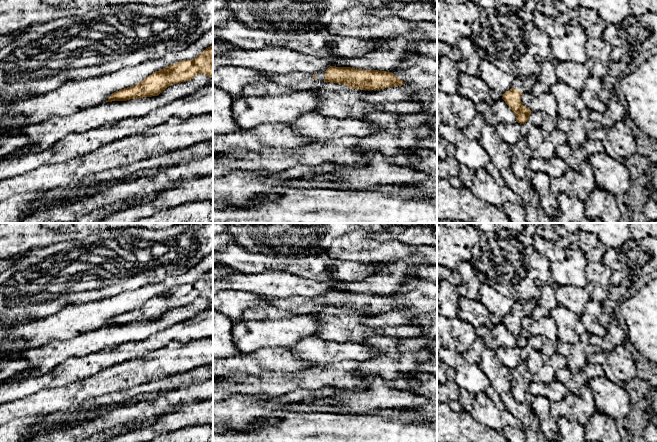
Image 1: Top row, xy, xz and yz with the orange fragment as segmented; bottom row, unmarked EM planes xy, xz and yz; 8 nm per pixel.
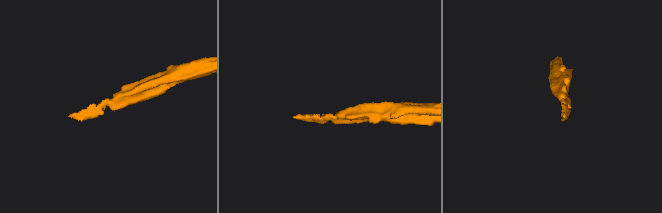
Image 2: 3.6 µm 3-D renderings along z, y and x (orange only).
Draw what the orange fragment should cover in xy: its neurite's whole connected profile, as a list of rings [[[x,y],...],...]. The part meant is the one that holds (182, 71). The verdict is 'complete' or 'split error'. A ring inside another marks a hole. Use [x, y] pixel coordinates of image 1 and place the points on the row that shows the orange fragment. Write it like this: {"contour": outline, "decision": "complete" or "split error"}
{"contour": [[[213,45],[206,48],[195,59],[171,64],[131,87],[112,93],[106,102],[157,96],[167,87],[189,81],[198,74],[213,78]]], "decision": "complete"}

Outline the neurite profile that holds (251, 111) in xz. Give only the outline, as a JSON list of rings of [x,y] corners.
[[[310,90],[284,93],[282,95],[248,96],[235,98],[232,101],[234,121],[241,129],[251,129],[262,124],[291,124],[303,114],[315,110],[319,98]]]

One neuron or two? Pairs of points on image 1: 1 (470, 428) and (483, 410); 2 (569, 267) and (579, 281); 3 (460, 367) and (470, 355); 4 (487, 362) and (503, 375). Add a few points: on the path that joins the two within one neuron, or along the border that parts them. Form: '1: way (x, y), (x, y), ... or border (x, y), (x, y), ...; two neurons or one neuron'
1: border (464, 409), (484, 425), (497, 431); two neurons
2: way (571, 270), (577, 278); one neuron
3: border (461, 352), (468, 362), (477, 364); two neurons
4: way (491, 366), (499, 374); one neuron

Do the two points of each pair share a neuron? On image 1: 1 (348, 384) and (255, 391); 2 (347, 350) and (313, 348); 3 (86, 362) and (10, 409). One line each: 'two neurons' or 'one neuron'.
1: one neuron
2: one neuron
3: two neurons

